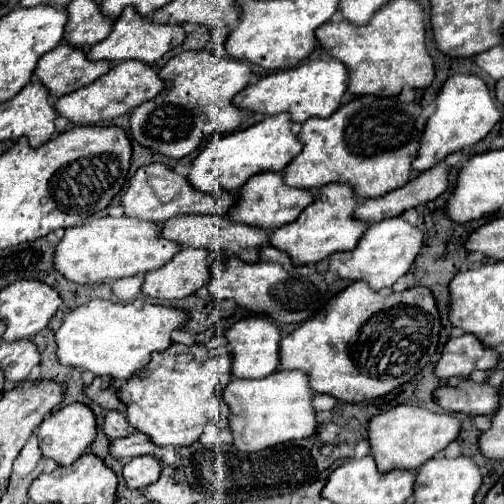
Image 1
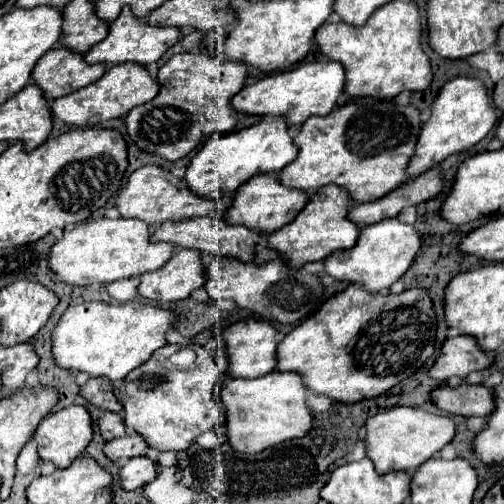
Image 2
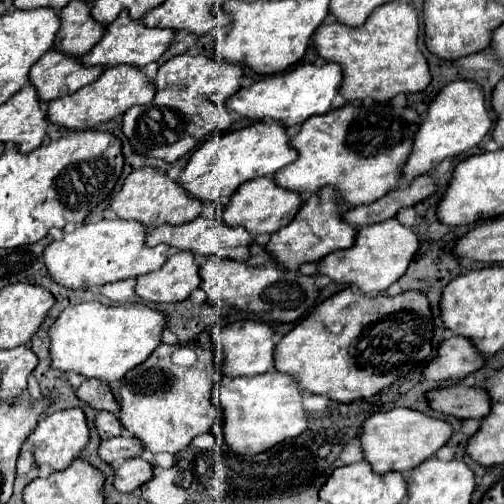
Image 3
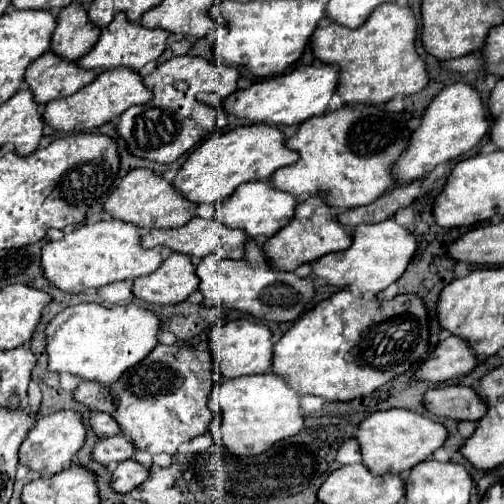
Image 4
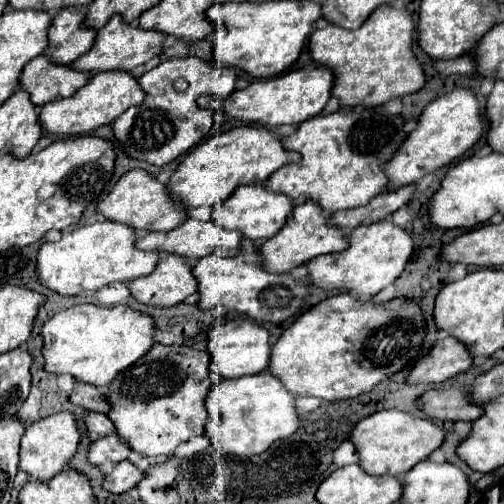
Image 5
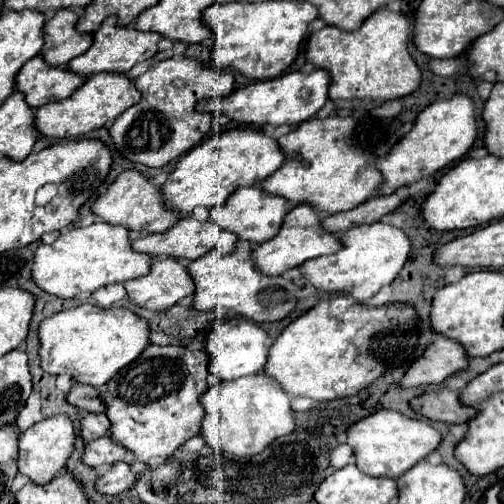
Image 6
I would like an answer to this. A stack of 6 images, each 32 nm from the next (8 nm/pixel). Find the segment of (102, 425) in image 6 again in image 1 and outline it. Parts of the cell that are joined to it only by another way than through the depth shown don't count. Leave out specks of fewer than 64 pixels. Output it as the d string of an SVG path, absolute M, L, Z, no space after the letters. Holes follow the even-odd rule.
M108 412L106 414L106 424L104 424L104 432L108 438L124 438L128 436L130 432L136 432L136 428L132 428L126 420L124 414L120 412Z

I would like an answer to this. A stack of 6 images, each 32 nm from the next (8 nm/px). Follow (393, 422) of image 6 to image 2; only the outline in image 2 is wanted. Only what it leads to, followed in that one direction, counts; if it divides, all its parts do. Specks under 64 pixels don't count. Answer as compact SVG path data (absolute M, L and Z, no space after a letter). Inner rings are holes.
M396 406L388 412L376 414L366 422L366 448L368 458L376 464L376 472L392 472L404 470L414 472L430 460L436 452L440 452L448 442L452 442L456 434L456 424L450 416L436 416L422 408L412 406Z

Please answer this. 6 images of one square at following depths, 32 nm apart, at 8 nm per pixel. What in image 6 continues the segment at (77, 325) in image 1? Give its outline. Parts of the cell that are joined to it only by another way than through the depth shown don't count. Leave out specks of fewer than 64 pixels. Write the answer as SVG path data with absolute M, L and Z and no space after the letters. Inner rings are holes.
M82 304L40 324L40 358L48 374L70 374L76 382L100 388L150 346L150 322L128 308Z

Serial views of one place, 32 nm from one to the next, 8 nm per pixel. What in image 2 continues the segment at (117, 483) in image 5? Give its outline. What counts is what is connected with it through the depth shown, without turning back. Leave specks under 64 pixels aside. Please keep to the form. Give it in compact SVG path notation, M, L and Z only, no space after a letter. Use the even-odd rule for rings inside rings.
M146 456L130 458L120 468L120 482L122 482L122 488L126 488L126 490L142 488L142 486L150 484L152 480L156 480L156 476L158 476L158 464Z

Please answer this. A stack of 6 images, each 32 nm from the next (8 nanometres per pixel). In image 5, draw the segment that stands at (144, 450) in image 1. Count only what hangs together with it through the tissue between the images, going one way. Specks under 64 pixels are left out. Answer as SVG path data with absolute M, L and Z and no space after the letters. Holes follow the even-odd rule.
M112 434L112 436L92 442L90 452L88 452L88 462L98 464L104 474L109 474L118 462L128 458L130 452L132 452L132 448L126 442L122 442L116 434Z

